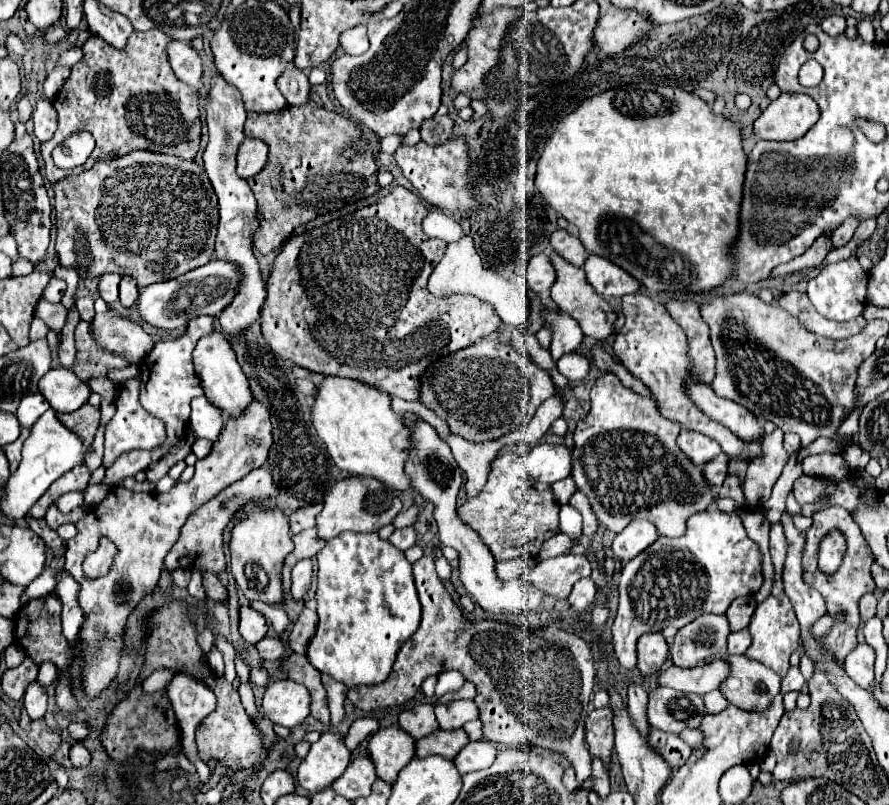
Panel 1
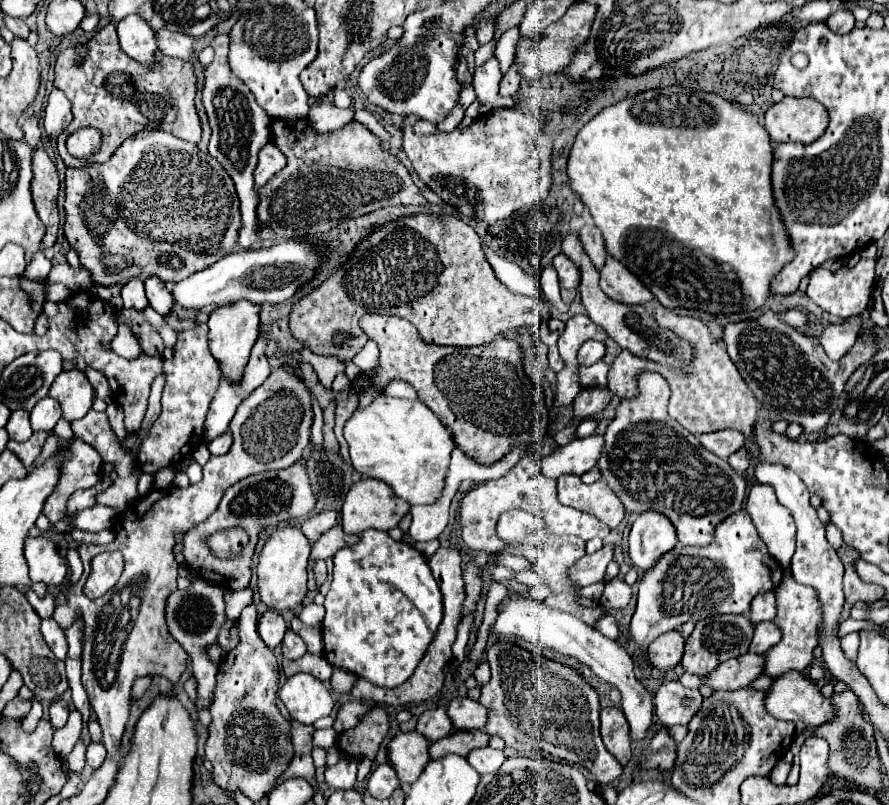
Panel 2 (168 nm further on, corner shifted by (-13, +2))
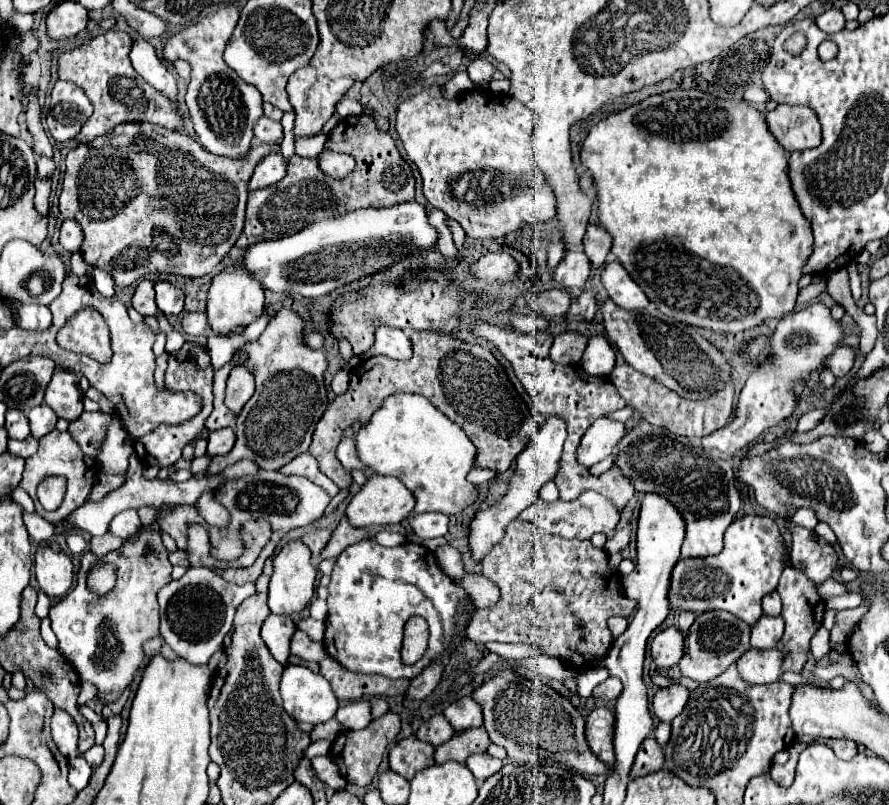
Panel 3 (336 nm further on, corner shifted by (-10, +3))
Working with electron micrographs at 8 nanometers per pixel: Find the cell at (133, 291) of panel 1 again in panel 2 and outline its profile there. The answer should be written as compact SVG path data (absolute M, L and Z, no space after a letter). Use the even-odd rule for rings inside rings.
M150 276L150 278L144 280L144 286L146 286L146 298L148 298L150 306L158 314L166 316L170 312L170 308L172 308L172 294L168 292L166 284L160 282L156 276Z

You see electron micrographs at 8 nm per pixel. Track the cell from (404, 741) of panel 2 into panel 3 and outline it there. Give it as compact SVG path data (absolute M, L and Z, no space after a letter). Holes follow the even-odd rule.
M407 737L397 741L389 751L389 767L405 779L413 779L417 771L435 765L435 747L419 741L417 737Z

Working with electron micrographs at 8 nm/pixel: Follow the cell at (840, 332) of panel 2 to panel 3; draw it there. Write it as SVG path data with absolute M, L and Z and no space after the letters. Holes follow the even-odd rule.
M839 347L829 359L827 359L827 369L835 375L835 377L845 377L849 375L851 367L853 367L853 361L855 361L855 353L851 347Z

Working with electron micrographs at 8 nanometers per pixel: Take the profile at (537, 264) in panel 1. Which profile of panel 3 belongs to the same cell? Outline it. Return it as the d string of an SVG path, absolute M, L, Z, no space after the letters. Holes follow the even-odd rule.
M567 251L565 259L561 259L561 263L555 267L553 279L565 289L583 287L589 277L589 269L591 269L591 263L585 253Z

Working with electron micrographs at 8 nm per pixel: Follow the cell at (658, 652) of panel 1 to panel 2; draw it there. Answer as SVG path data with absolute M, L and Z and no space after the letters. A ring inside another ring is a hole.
M678 630L658 636L648 648L648 658L652 666L658 670L674 668L676 664L680 664L682 654L684 654L684 638Z

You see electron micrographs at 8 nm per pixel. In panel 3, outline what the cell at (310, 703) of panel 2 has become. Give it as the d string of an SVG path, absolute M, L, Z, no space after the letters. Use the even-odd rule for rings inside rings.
M303 665L285 667L281 697L285 711L295 721L313 725L329 721L339 707L331 683L323 675L313 673Z

